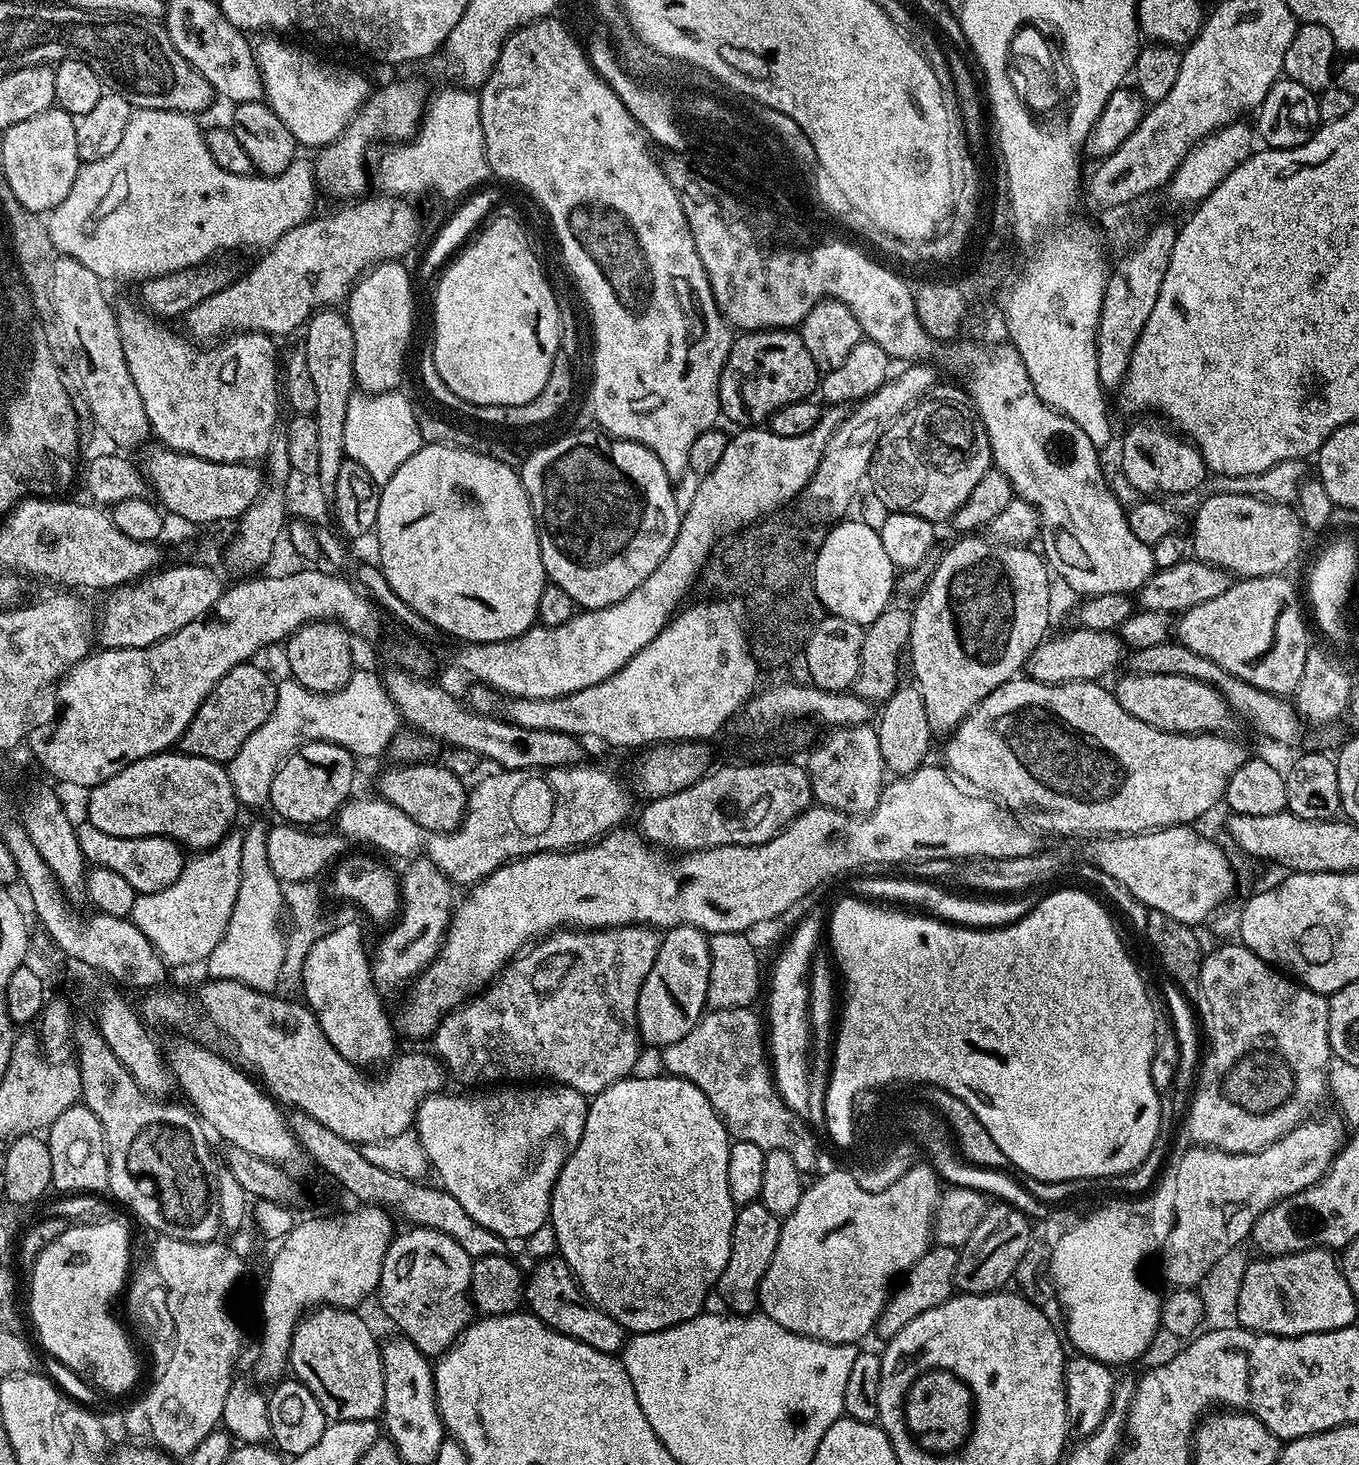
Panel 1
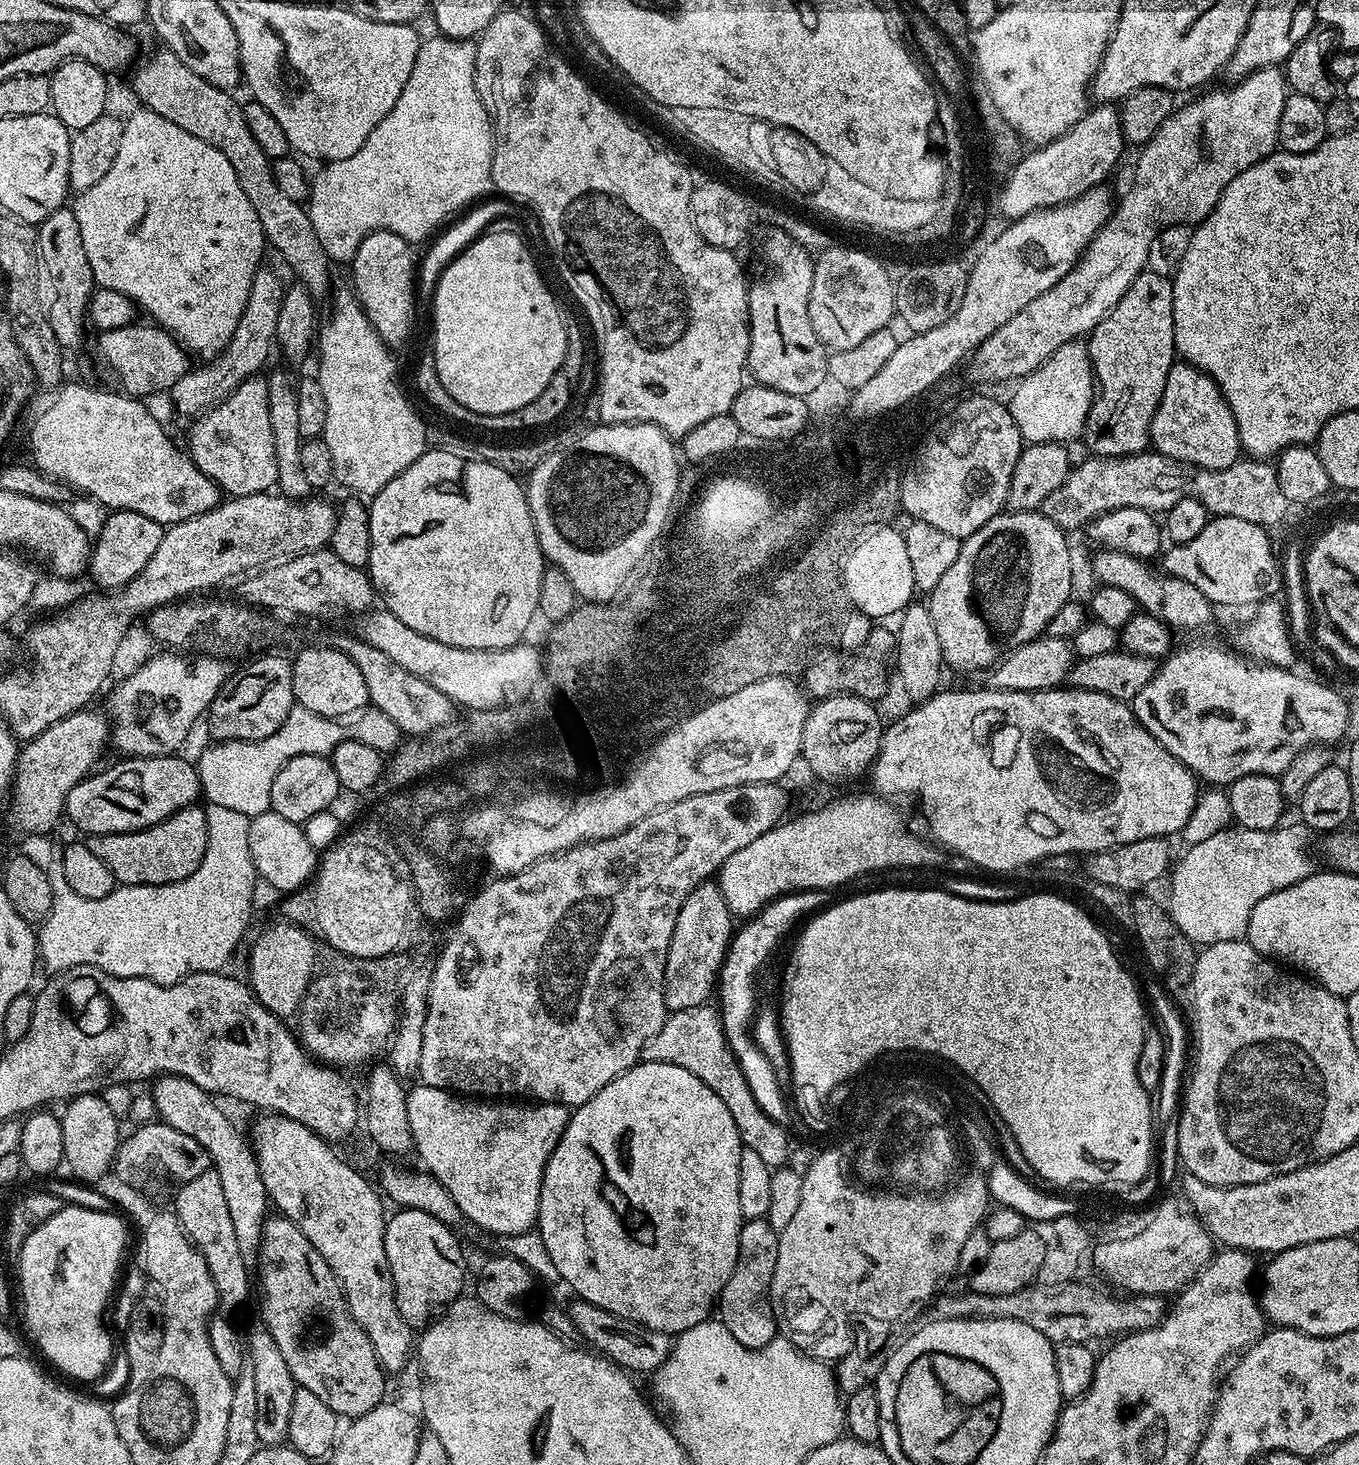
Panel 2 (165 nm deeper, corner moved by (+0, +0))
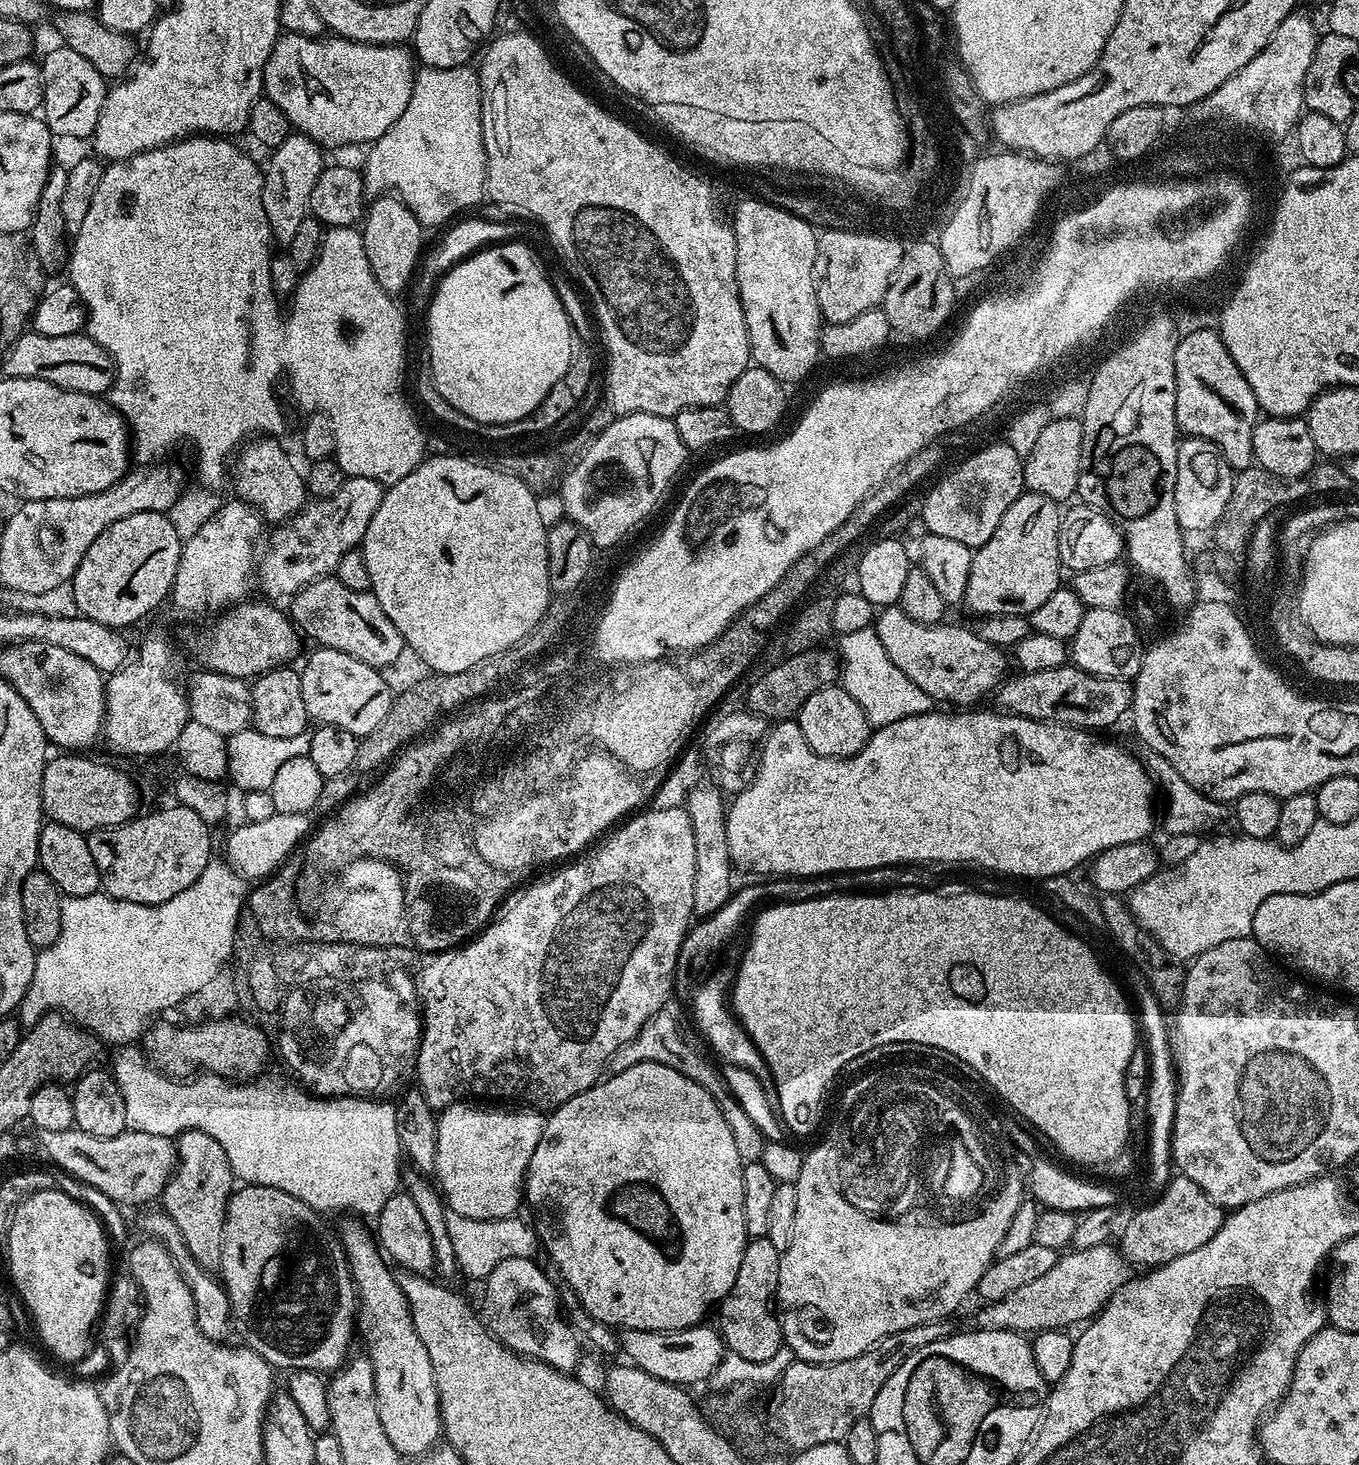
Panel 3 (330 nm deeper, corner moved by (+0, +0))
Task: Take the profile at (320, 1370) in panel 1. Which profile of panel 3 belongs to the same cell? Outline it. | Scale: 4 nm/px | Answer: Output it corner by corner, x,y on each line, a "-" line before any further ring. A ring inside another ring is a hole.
244,1184
237,1187
228,1200
226,1226
222,1234
222,1262
218,1269
218,1276
224,1289
228,1291
228,1297
232,1303
232,1324
235,1331
236,1328
240,1331
240,1336
244,1339
241,1341
276,1370
284,1368
283,1370
310,1370
321,1374
335,1374
338,1369
344,1367
350,1356
348,1347
352,1344
352,1332
354,1336
354,1321
358,1307
356,1286
352,1283
352,1271
348,1268
348,1257
344,1254
344,1246
340,1243
337,1233
333,1229
331,1232
324,1225
324,1219
321,1213
312,1209
306,1202
271,1186

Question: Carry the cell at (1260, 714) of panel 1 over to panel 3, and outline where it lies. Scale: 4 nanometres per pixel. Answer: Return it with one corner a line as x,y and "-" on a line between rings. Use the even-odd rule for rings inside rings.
1069,662
1058,666
1054,670
1038,670
1037,672
1020,672
1004,683
994,693
995,707
1013,716
1025,716
1031,720
1047,720
1049,724
1069,724
1071,728
1085,730
1100,730
1116,724
1120,719
1127,717
1132,710
1132,684
1118,678
1102,678
1090,674
1086,670
1077,668

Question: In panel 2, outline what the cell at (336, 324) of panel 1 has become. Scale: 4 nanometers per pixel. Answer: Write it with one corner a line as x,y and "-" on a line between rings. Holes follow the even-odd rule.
160,46
157,49
157,52
153,56
146,57
142,64
137,63
131,73
133,74
132,88
136,91
137,98
141,100
139,103
154,114
162,114
166,122
174,122
174,126
182,126
186,134
194,134
194,138
202,138
202,142
210,142
214,150
222,150
222,154
226,154
230,166
234,166
234,174
238,174
238,182
242,190
246,190
246,198
250,198
250,206
254,206
254,214
258,214
258,222
264,231
265,241
271,247
273,244
280,251
281,258
296,271
295,279
305,284
312,296
323,298
326,295
327,297
328,287
332,284
332,272
328,269
330,261
326,250
322,250
322,242
318,242
318,234
314,234
314,226
310,226
305,205
301,201
290,199
278,186
272,169
273,161
262,150
262,146
254,142
254,134
250,134
250,126
246,126
241,101
236,101
231,91
215,88
210,82
198,78
198,74
194,74
194,70
187,68
169,48

